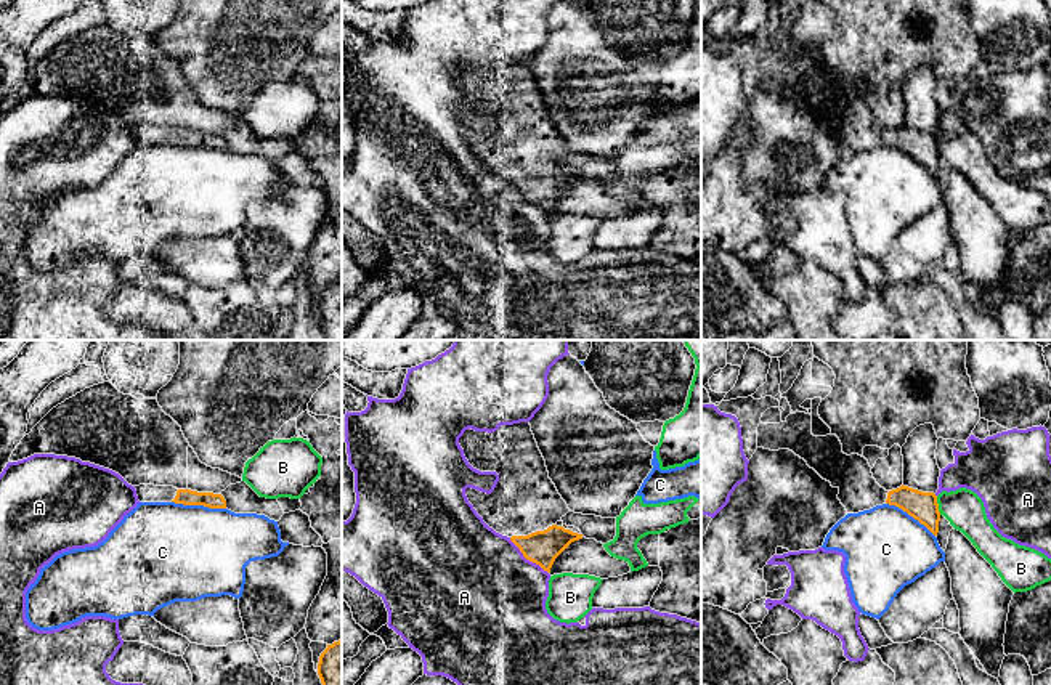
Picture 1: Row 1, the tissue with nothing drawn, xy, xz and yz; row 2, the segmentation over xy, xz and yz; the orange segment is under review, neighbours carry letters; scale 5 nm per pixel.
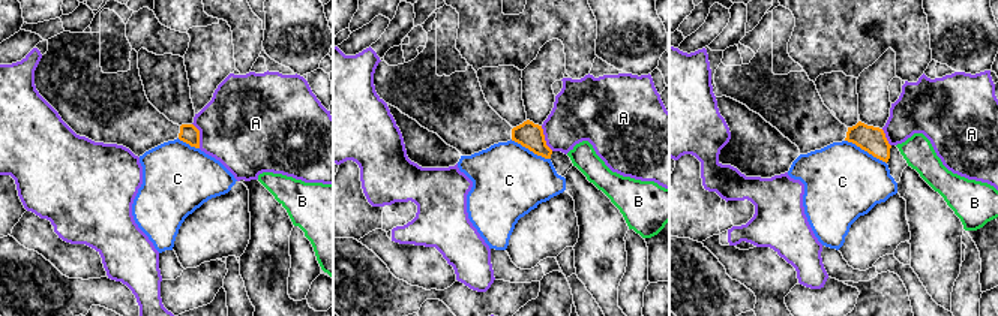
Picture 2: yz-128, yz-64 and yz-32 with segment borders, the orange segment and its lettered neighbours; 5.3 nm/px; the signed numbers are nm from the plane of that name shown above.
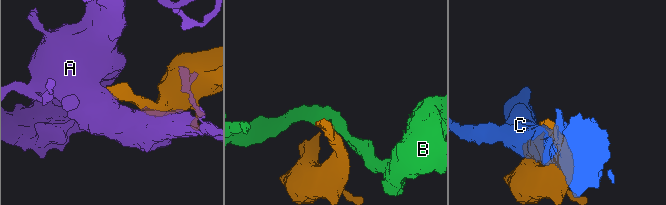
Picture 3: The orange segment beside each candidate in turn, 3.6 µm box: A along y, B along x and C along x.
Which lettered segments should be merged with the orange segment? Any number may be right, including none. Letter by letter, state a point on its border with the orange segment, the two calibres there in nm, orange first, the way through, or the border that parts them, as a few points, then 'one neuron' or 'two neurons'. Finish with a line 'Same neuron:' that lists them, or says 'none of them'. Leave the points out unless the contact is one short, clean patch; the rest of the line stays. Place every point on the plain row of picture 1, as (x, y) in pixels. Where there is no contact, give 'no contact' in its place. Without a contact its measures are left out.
A: contact xz (527, 199); calibres 170 and 500 nm; two neurons
B: contact yz (937, 146); calibres 140 and 200 nm; border yz (936, 137), (941, 154); two neurons
C: contact xy (199, 145); calibres 80 and 480 nm; two neurons
Same neuron: none of them

